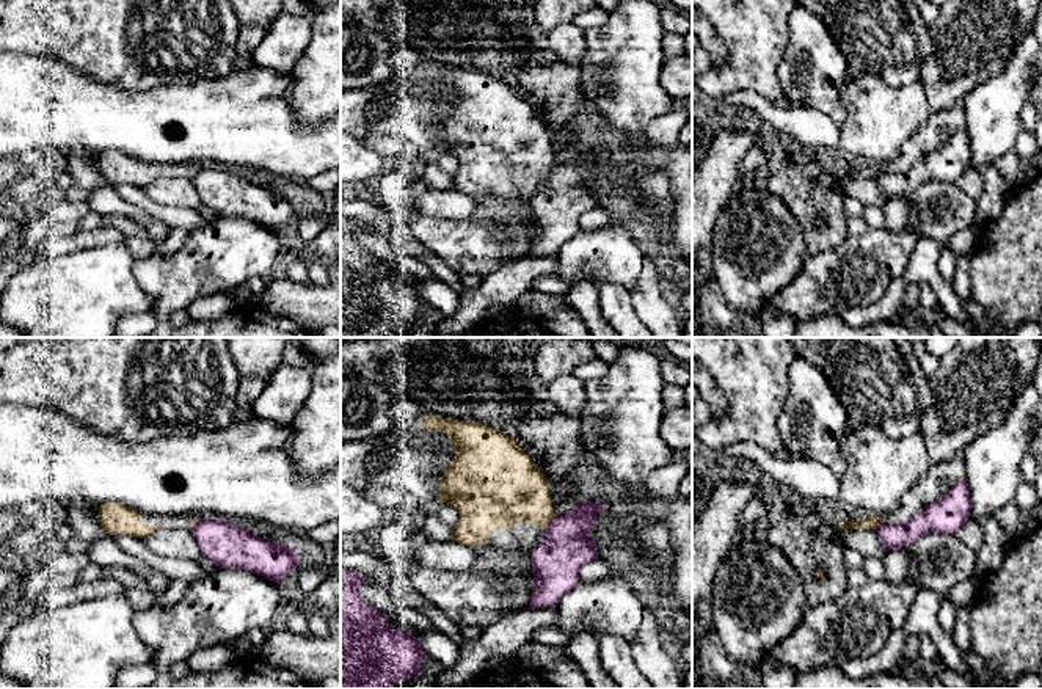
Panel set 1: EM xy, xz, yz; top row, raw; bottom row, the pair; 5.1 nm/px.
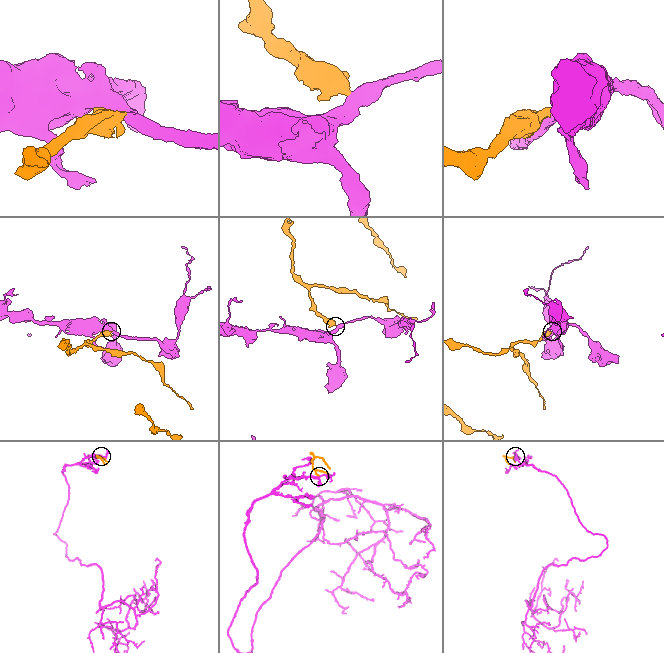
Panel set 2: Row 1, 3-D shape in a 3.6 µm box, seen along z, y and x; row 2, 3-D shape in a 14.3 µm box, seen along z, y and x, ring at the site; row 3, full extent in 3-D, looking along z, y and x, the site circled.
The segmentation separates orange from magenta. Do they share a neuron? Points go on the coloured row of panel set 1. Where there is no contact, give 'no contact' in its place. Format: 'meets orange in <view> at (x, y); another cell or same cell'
meets orange in xz at (550, 521); another cell

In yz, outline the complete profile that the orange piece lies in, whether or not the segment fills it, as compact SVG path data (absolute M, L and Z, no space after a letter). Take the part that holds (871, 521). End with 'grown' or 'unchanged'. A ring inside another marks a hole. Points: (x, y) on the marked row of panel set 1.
M869 515L865 519L854 521L854 523L849 521L836 529L838 529L838 534L844 529L876 529L877 526L880 526L880 523L882 523L882 518L877 518L876 515Z; unchanged

